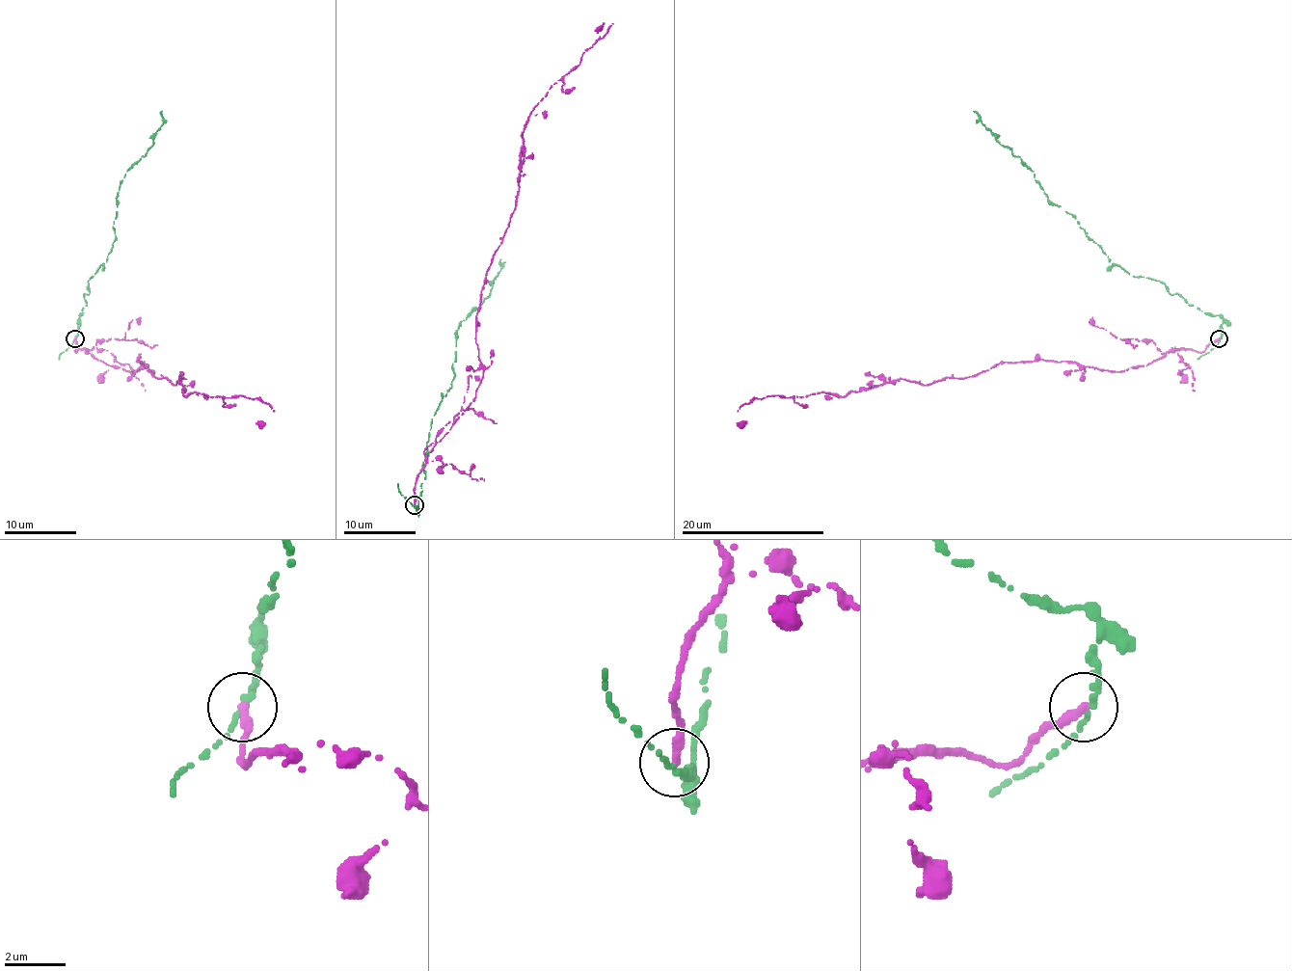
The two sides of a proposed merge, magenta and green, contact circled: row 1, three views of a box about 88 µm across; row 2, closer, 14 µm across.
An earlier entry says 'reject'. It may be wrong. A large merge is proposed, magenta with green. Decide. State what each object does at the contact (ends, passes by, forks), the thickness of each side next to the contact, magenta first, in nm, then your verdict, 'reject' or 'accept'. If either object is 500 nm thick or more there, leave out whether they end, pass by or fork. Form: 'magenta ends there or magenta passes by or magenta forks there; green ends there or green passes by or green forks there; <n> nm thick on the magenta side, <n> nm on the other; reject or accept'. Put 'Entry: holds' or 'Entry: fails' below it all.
magenta ends there; green ends there; 320 nm thick on the magenta side, 280 nm on the other; reject
Entry: holds

